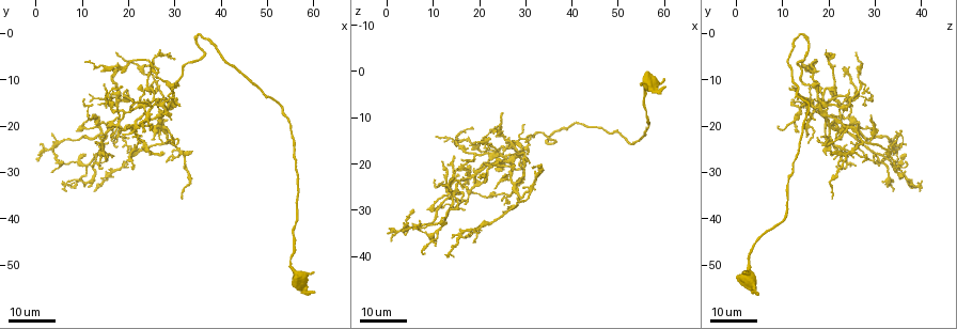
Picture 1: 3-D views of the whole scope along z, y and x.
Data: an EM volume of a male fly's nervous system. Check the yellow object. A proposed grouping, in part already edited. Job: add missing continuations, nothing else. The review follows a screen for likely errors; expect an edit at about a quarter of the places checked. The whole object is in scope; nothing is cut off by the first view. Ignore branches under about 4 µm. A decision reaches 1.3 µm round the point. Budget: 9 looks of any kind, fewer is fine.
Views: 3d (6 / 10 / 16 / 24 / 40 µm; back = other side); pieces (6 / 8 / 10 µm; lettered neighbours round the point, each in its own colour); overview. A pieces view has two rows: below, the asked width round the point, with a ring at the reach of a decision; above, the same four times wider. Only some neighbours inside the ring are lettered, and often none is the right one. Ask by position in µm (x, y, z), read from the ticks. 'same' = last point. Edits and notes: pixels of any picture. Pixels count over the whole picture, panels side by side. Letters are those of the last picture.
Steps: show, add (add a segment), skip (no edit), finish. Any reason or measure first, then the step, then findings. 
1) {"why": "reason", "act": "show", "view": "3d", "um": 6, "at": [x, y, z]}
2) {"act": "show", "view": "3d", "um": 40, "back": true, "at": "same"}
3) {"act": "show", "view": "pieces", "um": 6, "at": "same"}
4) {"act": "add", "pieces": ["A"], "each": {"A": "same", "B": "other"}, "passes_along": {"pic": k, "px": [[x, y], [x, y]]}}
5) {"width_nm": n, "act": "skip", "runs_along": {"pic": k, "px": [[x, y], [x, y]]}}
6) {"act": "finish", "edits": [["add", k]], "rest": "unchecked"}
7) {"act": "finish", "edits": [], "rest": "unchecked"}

{"why": "free end", "act": "show", "view": "3d", "um": 24, "at": [0.0, 27.5, 35.0]}

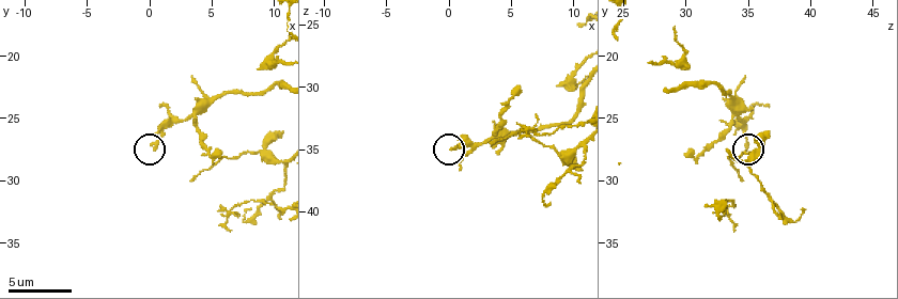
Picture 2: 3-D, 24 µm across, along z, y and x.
{"act": "show", "view": "pieces", "um": 8, "at": [0.4, 27.6, 34.8]}

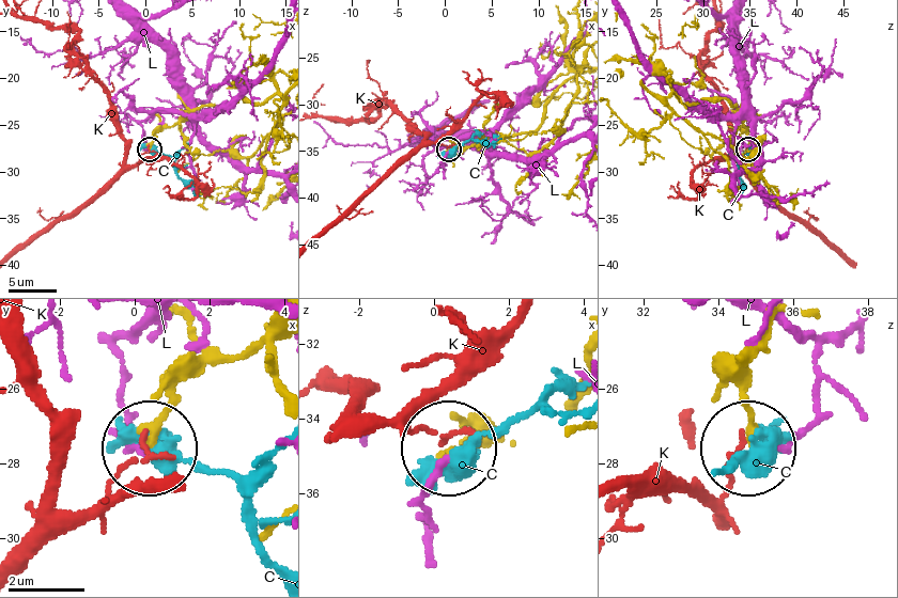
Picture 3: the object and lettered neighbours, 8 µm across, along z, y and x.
{"act": "skip", "each": {"C": "other", "K": "other", "L": "other"}, "runs_along": {"pic": 3, "px": [[734, 355], [754, 446]]}, "found": "no lettered segment goes on from it"}

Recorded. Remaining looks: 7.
{"why": "thin end", "act": "show", "view": "3d", "um": 24, "at": [10.5, 14.0, 23.0]}

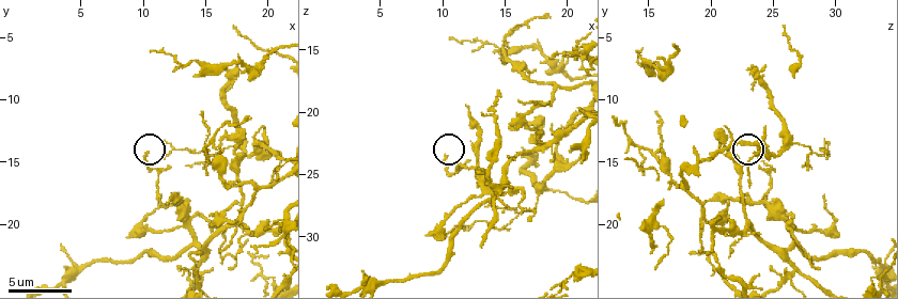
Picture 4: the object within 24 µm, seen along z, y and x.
{"act": "show", "view": "pieces", "um": 6, "at": [10.2, 14.4, 23.4]}

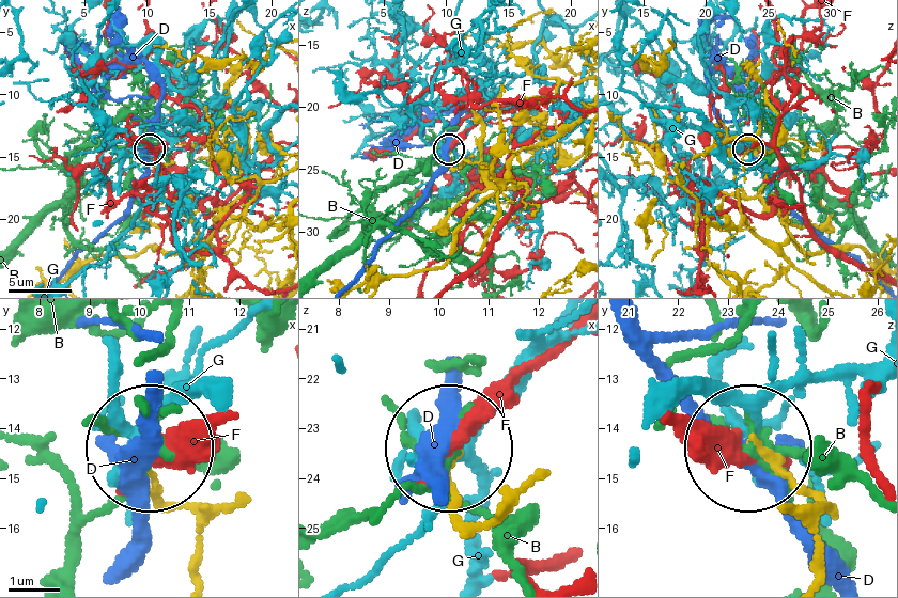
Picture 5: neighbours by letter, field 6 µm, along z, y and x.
{"width_nm": 140, "act": "skip", "each": {"B": "other", "D": "other", "F": "other", "G": "other"}, "runs_along": {"pic": 5, "px": [[489, 521], [459, 500], [450, 454]]}, "found": "no lettered segment goes on from it"}

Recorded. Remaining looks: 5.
{"act": "show", "view": "3d", "um": 6, "at": [10.6, 26.4, 36.6]}

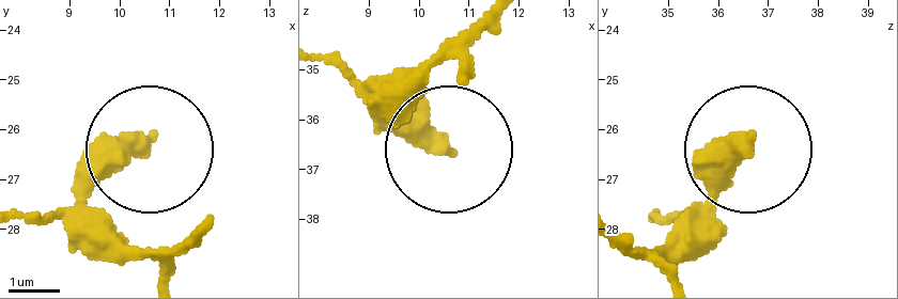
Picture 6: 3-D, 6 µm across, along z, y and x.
{"why": "see the neighbours", "act": "show", "view": "pieces", "um": 6, "at": [10.55, 26.30, 36.55]}

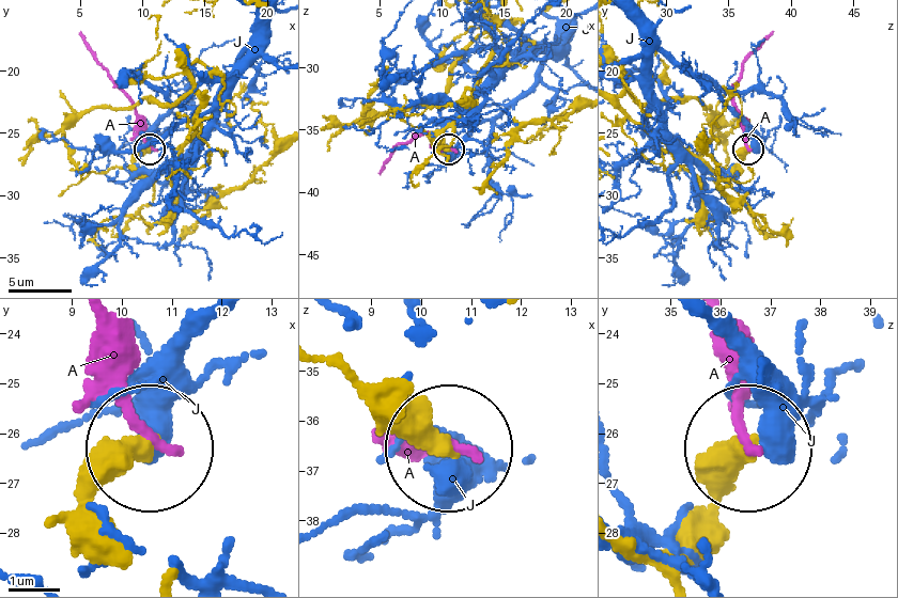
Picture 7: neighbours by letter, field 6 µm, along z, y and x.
{"width_nm": 330, "act": "skip", "each": {"A": "other", "J": "other"}, "runs_along": {"pic": 7, "px": [[617, 540], [643, 553], [681, 540], [740, 456]]}, "found": "none of them fits"}

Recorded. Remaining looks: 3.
{"why": "thin end", "act": "show", "view": "pieces", "um": 6, "at": [13.0, 23.8, 25.0]}

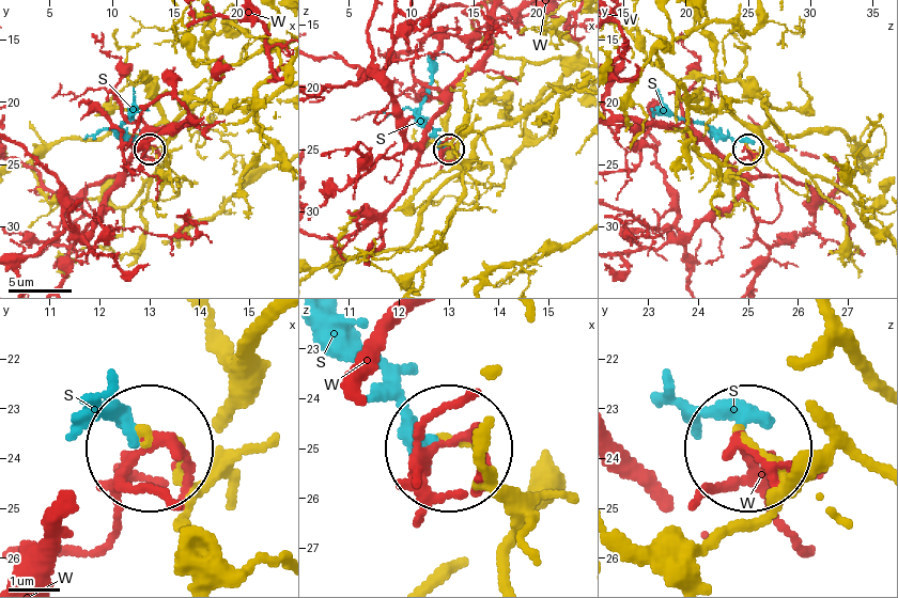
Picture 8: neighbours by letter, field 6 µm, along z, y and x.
{"act": "skip", "each": {"S": "other", "W": "other"}, "found": "none of them fits"}

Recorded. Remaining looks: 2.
{"act": "finish", "edits": [], "rest": "unchecked"}

